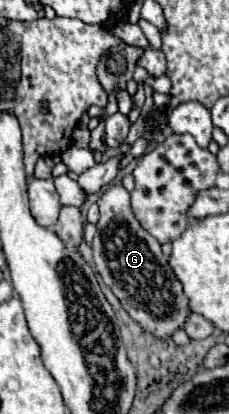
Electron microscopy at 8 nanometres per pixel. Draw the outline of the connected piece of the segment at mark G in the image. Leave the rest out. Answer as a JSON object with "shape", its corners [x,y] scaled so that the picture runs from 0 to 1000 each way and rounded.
{"shape":[[[533,442],[480,447],[437,476],[437,534],[419,539],[419,568],[402,582],[410,635],[454,684],[524,722],[541,746],[681,814],[742,814],[795,790],[830,756],[795,688],[742,655],[734,626],[699,601],[699,587],[611,543],[568,495],[568,461]]]}

